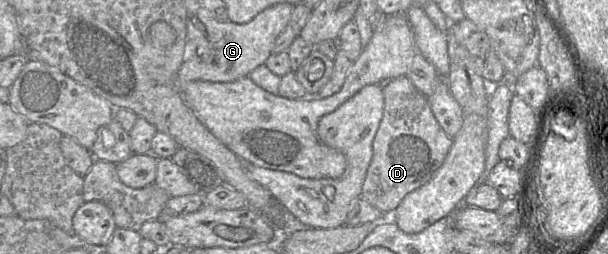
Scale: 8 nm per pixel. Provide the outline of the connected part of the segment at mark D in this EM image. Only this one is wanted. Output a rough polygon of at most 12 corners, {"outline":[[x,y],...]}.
{"outline":[[406,75],[385,82],[360,197],[390,217],[453,138]]}

